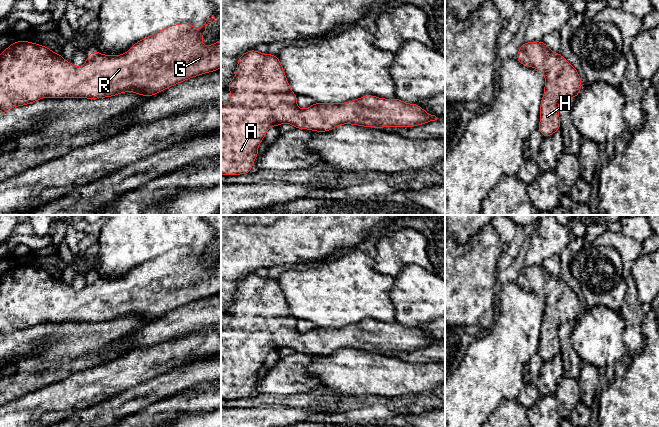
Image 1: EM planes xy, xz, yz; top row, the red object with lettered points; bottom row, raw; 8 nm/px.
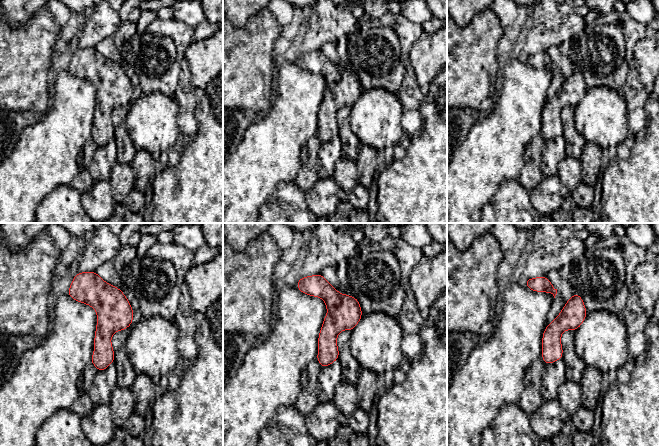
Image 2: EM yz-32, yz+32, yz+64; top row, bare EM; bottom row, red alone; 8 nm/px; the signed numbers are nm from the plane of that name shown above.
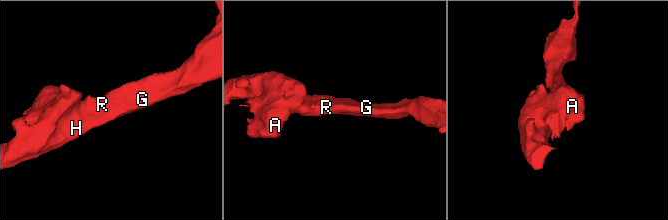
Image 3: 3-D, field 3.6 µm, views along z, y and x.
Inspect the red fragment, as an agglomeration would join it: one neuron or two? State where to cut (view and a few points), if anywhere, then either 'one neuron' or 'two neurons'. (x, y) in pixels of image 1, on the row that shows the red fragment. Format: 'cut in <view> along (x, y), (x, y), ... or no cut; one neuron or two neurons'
no cut; one neuron

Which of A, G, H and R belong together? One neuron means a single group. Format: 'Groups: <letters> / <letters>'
Groups: A G H R

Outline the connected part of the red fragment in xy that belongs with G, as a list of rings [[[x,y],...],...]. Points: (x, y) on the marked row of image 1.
[[[213,15],[199,29],[189,23],[179,23],[162,28],[159,32],[134,43],[122,55],[104,55],[98,51],[92,51],[81,67],[75,67],[61,54],[54,53],[46,46],[24,40],[15,41],[0,53],[0,117],[11,108],[24,106],[47,97],[98,99],[125,92],[151,97],[190,78],[214,72],[221,68],[221,40],[208,47],[204,47],[202,43],[206,26],[214,22]]]

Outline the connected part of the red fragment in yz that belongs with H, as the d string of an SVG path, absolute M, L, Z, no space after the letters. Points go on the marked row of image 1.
M543 41L523 43L516 59L520 64L533 67L545 76L538 129L544 138L550 137L561 128L559 103L563 99L578 96L582 89L581 77L572 64L561 54L553 52Z

